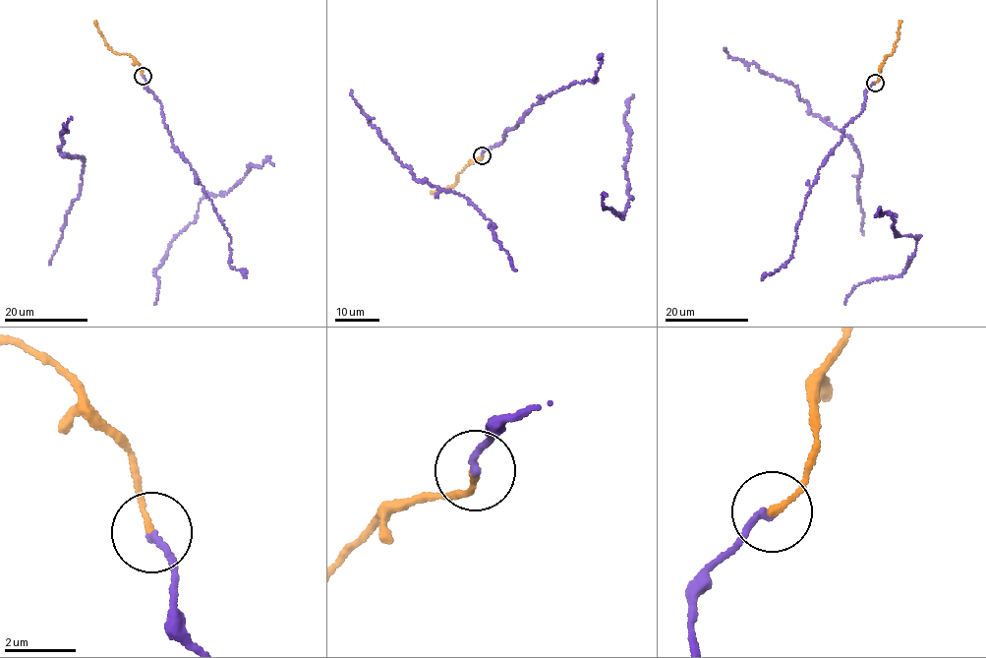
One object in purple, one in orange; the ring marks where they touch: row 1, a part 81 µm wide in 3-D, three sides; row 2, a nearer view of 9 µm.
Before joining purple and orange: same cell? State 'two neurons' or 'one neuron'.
one neuron

